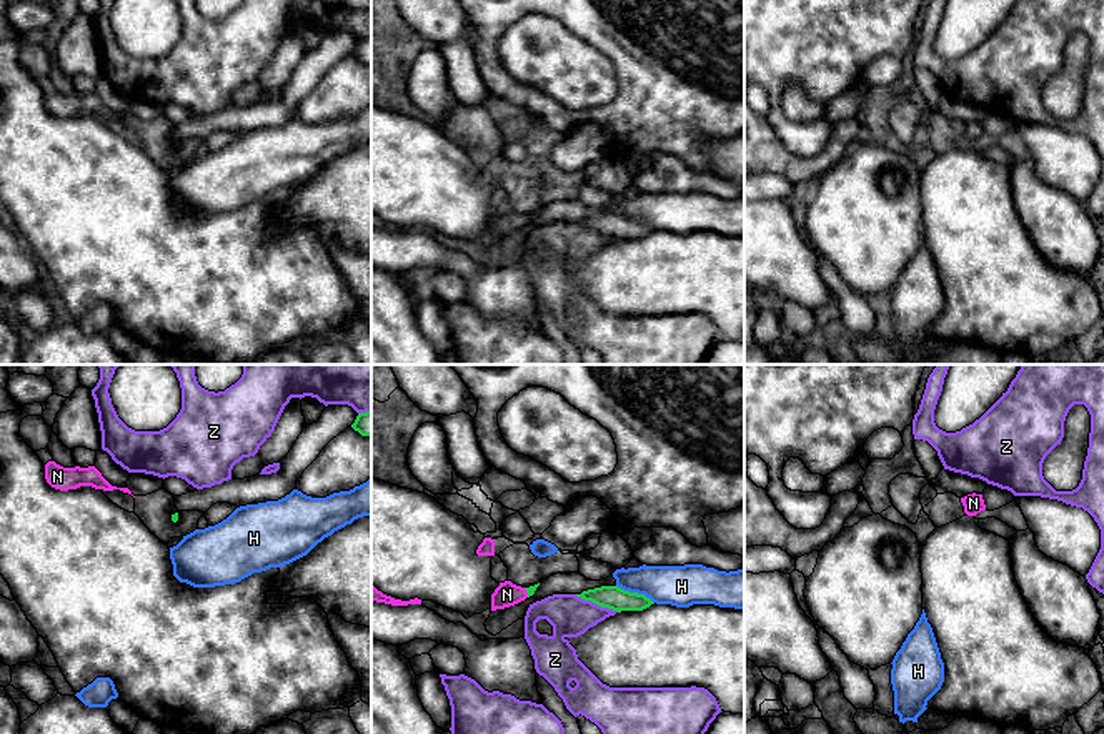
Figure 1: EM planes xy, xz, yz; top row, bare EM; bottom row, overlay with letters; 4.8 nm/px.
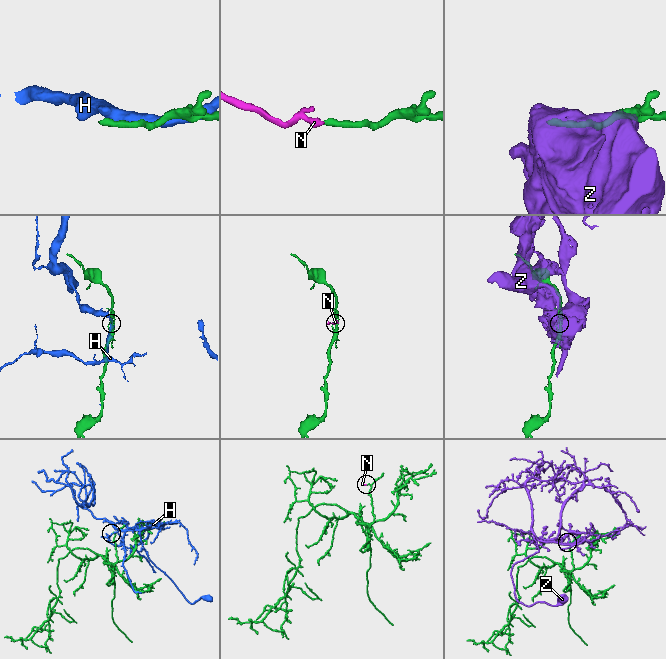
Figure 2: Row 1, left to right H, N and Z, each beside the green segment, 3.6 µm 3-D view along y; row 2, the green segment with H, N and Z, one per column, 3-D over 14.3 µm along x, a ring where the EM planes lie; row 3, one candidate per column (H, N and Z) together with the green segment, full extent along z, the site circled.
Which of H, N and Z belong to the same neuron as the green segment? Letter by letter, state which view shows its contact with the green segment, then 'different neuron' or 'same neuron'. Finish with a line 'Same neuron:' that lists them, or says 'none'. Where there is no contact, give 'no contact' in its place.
H: contact in xz; different neuron
N: contact in xz; same neuron
Z: contact in xz; different neuron
Same neuron: N

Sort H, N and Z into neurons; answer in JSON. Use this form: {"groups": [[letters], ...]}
{"groups": [["H"], ["N"], ["Z"]]}

